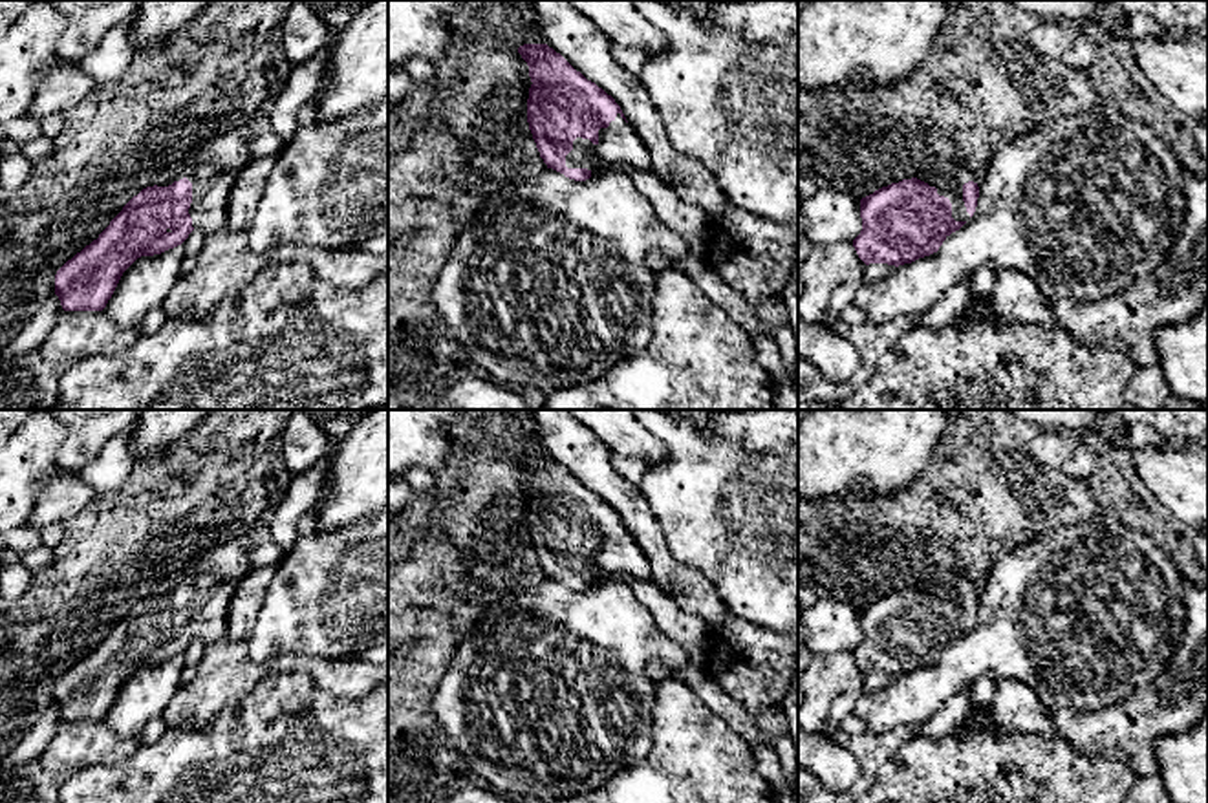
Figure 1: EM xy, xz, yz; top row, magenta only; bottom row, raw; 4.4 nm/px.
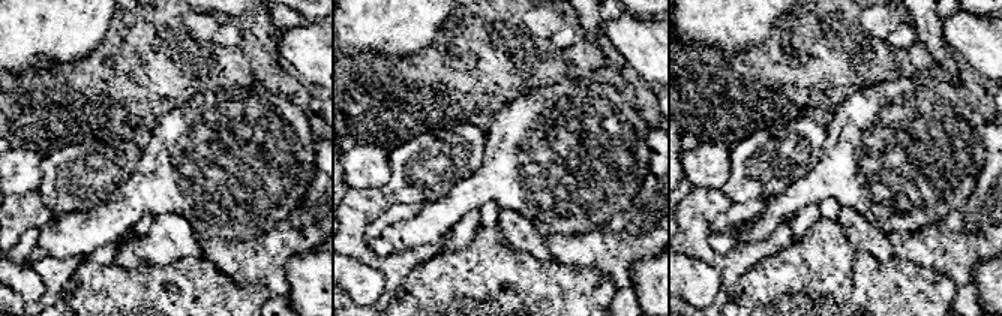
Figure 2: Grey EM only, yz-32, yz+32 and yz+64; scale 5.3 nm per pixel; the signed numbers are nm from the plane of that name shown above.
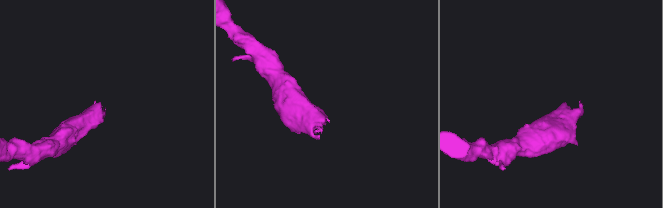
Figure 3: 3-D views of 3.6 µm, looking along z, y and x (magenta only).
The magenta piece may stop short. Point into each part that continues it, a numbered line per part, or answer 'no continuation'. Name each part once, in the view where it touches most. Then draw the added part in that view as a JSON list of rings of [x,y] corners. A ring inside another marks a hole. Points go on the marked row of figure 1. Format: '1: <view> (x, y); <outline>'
1: xz (619, 147); [[[617,113],[608,128],[599,130],[599,143],[577,137],[566,155],[567,168],[588,168],[599,174],[604,168],[626,172],[628,168],[652,170],[652,157],[642,139]]]

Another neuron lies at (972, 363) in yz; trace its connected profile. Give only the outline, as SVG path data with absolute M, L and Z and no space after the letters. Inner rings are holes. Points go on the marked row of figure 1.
M985 294L974 298L957 320L939 329L904 331L879 359L868 382L844 401L842 410L1142 410L1124 393L1138 371L1126 351L1085 344L1062 327L999 326L987 315L988 305L990 296Z

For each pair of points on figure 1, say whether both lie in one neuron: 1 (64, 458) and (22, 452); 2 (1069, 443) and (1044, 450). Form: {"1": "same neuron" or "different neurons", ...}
{"1": "different neurons", "2": "same neuron"}

